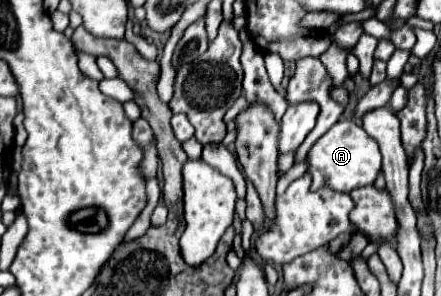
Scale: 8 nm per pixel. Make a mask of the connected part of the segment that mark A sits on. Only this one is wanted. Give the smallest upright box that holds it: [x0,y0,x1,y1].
[308,120,382,192]

